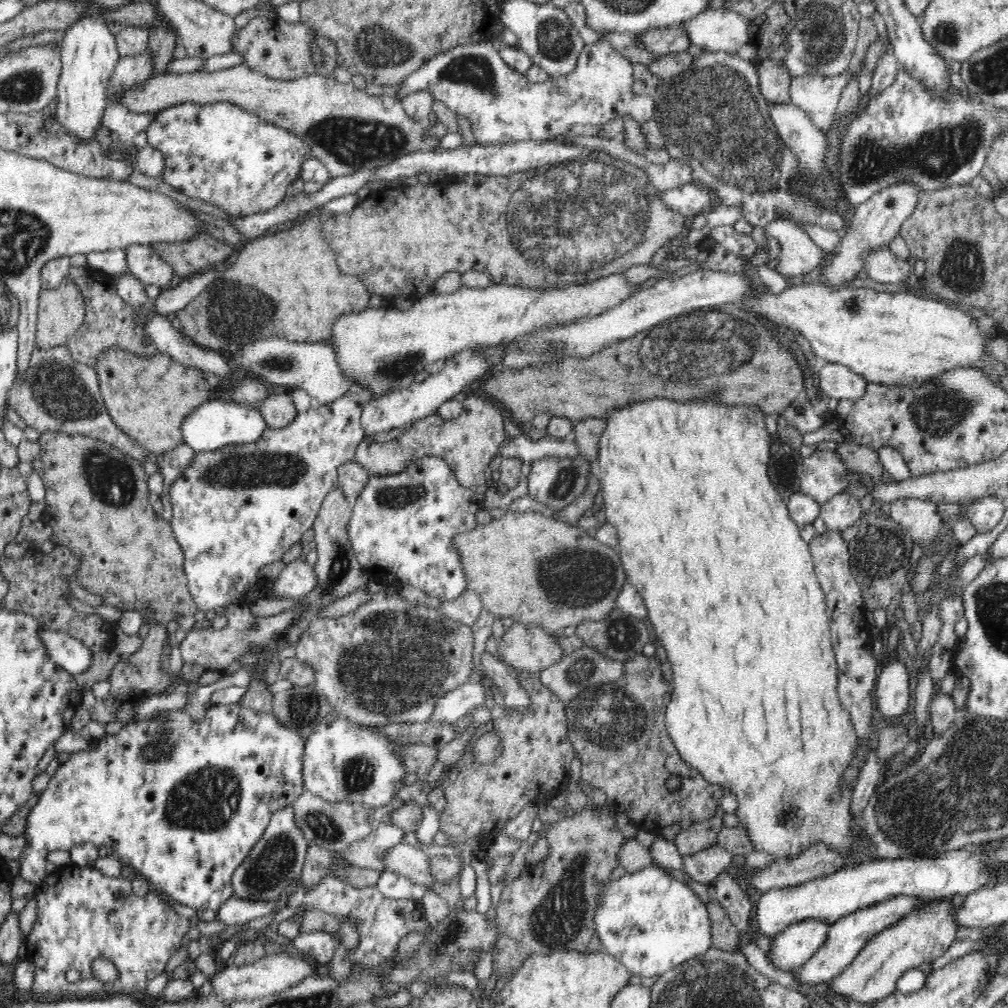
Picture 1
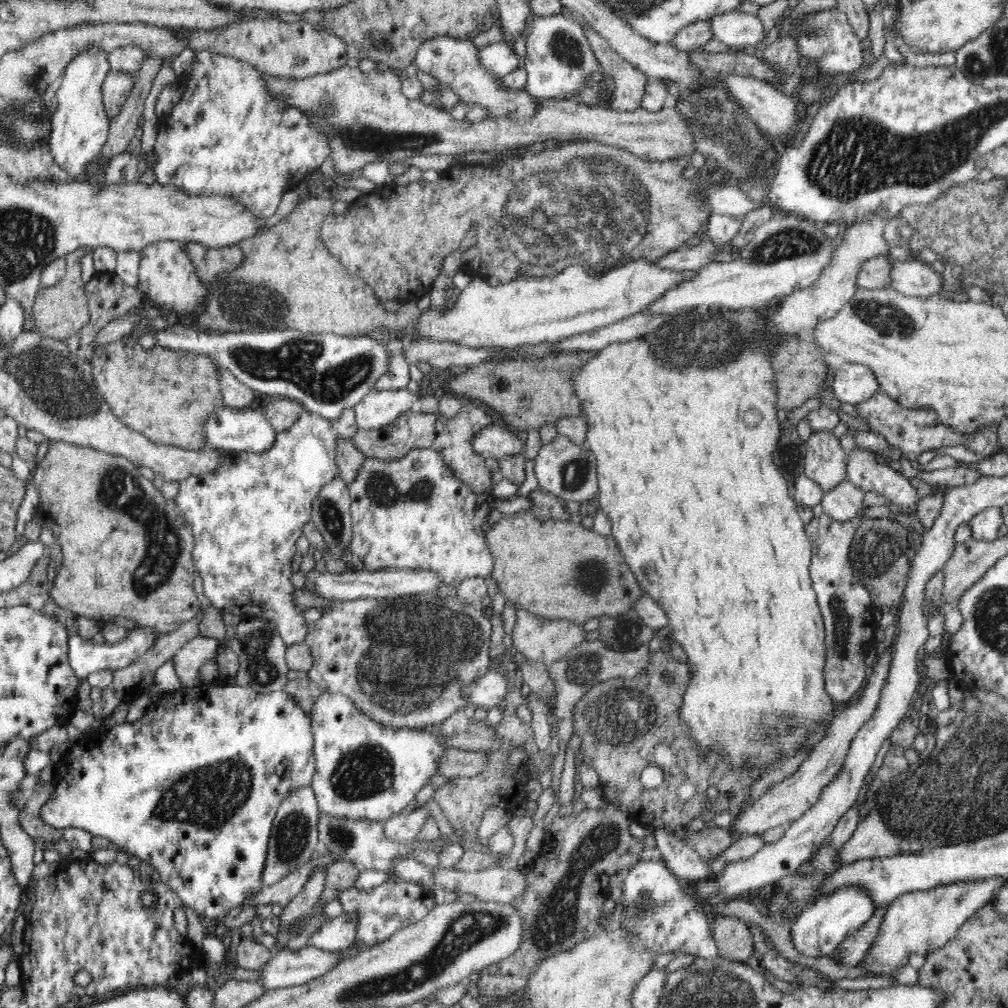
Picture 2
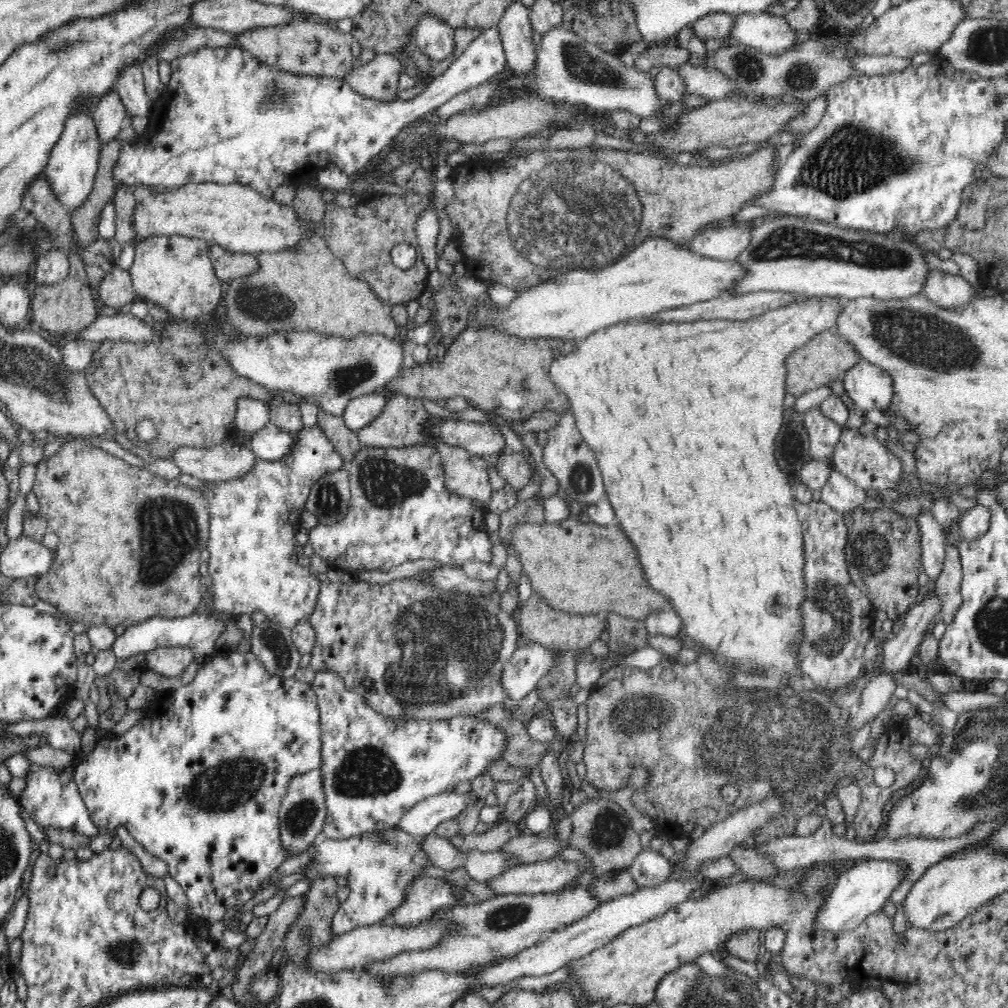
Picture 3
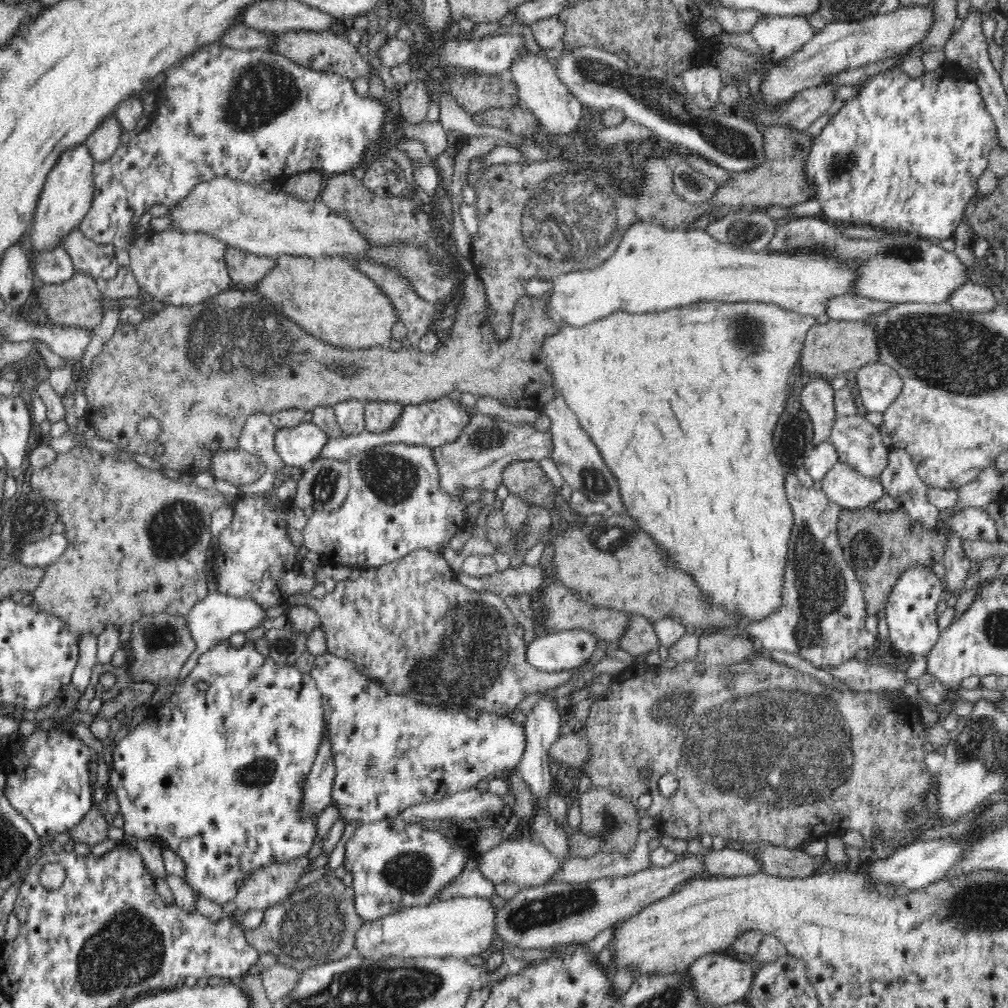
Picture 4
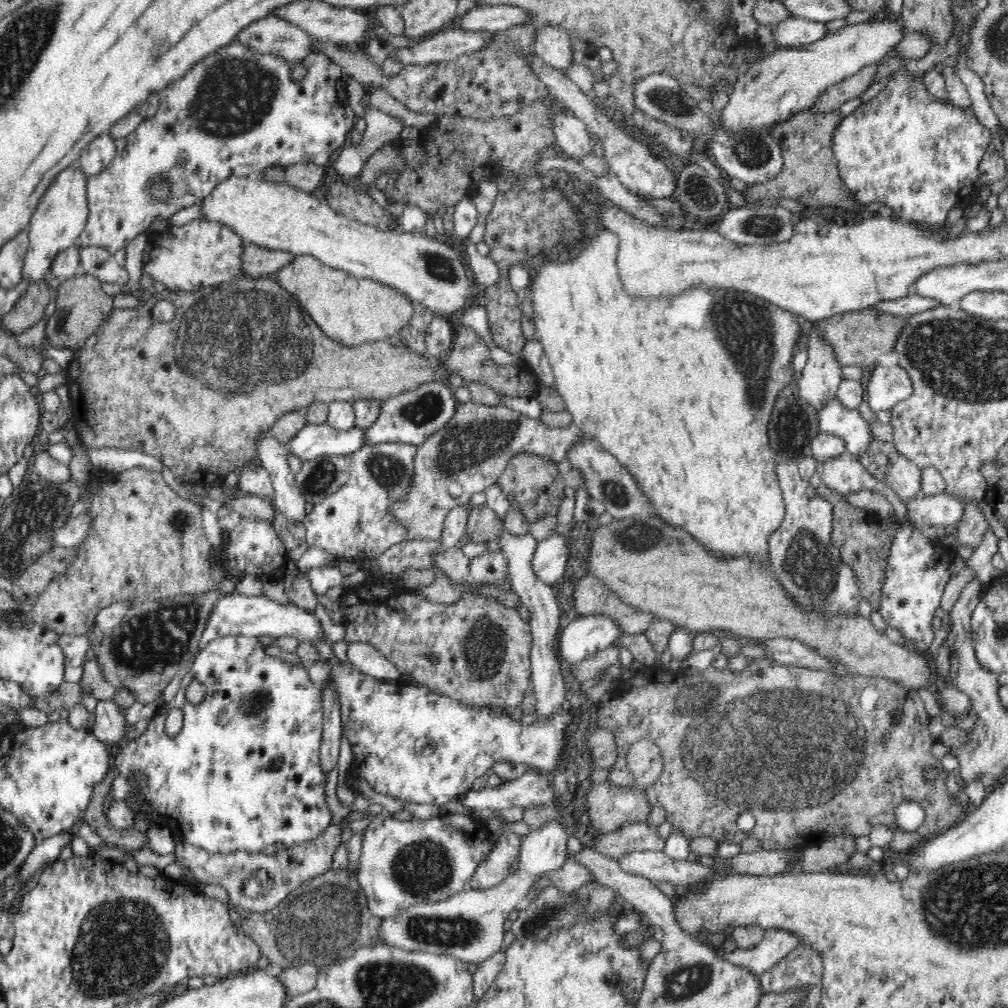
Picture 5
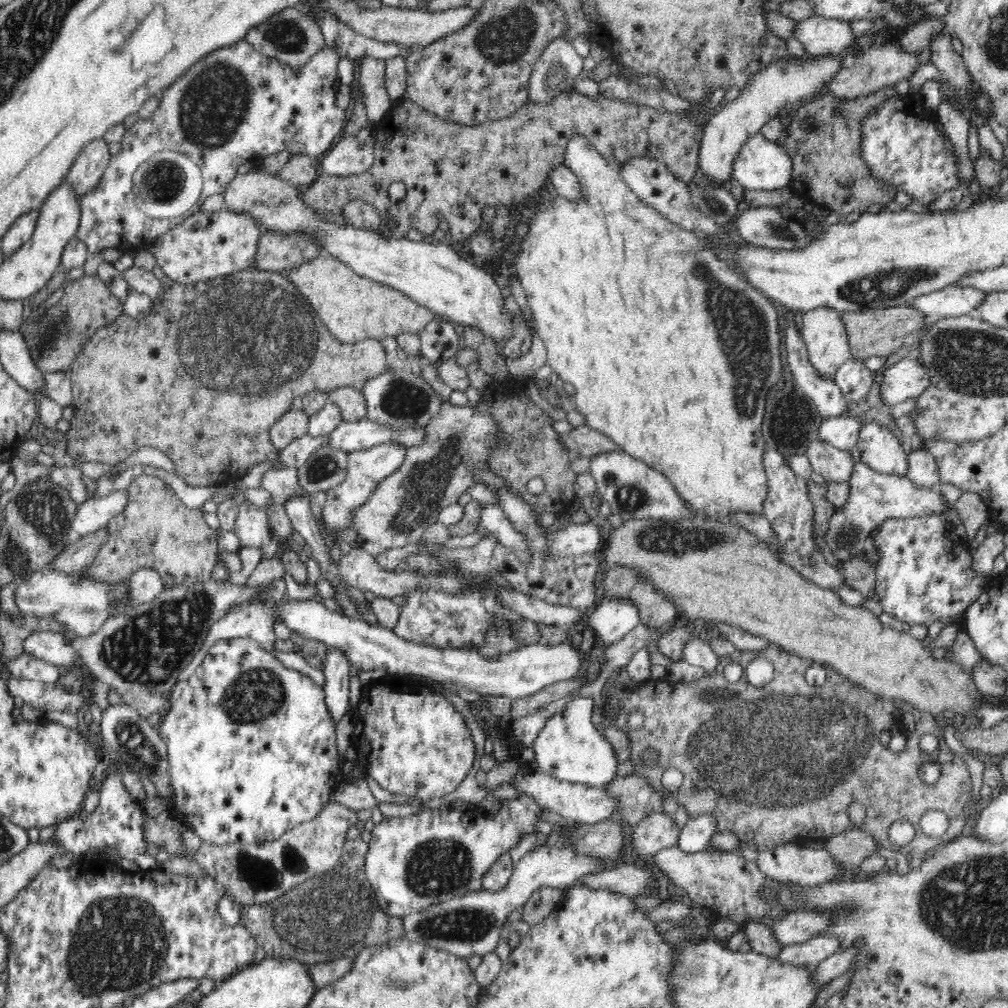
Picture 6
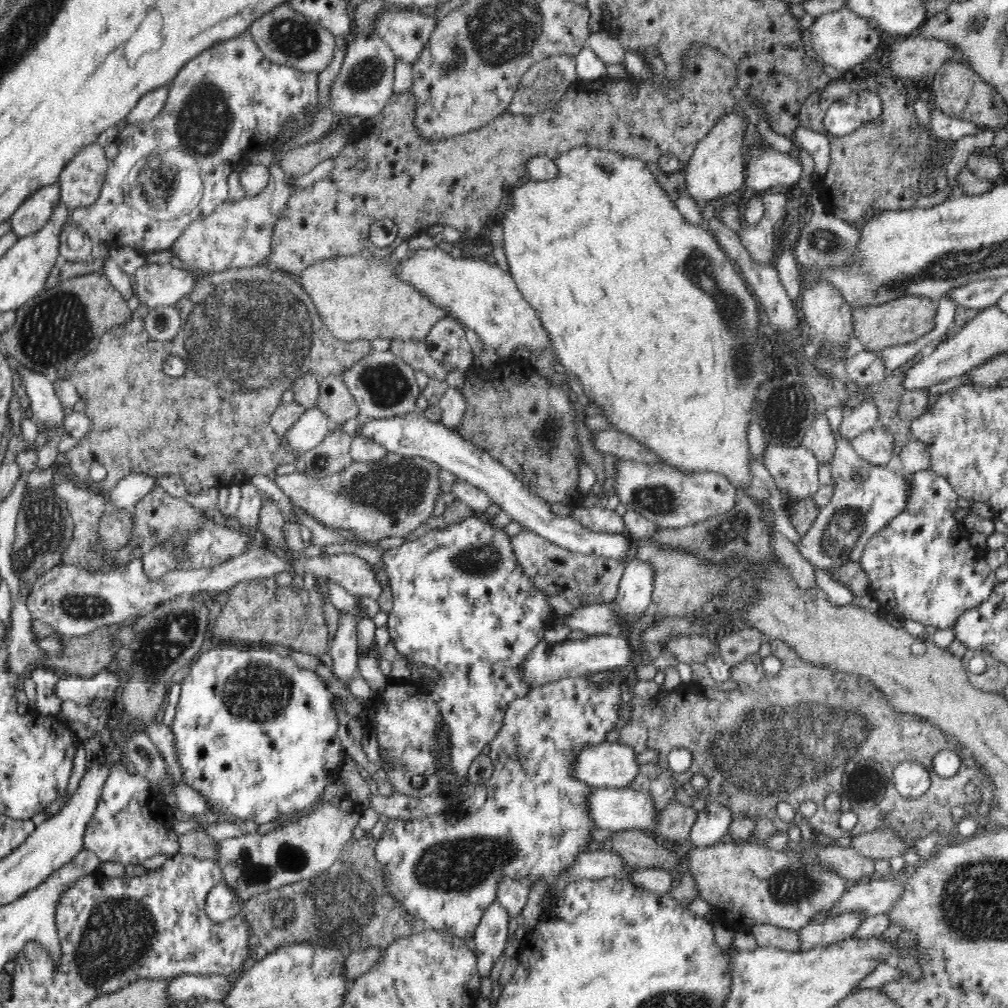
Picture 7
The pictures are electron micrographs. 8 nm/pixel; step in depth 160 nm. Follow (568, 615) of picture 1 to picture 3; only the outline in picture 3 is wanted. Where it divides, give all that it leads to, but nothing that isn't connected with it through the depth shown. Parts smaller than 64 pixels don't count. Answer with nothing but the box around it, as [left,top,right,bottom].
[509,520,672,620]

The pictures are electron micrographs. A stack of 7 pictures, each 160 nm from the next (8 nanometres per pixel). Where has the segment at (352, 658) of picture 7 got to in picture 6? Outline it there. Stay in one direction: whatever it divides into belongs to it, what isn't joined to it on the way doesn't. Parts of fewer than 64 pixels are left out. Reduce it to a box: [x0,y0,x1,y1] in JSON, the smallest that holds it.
[323,647,350,723]

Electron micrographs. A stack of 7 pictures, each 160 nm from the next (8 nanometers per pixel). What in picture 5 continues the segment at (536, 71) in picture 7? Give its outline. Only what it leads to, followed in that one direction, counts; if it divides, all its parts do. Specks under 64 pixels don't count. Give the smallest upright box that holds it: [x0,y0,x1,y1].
[532,24,573,72]

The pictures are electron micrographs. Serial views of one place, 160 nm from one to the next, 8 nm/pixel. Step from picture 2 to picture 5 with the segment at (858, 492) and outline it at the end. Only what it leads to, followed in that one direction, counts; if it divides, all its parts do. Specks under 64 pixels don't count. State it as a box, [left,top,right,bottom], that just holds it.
[816,452,892,497]

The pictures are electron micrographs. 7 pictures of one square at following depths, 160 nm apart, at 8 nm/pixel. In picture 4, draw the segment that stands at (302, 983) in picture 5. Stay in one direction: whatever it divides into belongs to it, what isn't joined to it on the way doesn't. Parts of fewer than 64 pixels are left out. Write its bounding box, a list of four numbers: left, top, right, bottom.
[260,963,301,1003]

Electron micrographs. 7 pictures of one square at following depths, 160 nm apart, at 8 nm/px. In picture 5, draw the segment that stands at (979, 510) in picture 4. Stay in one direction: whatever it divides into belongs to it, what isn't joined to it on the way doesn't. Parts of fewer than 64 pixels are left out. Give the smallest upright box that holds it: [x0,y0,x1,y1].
[904,494,964,528]

